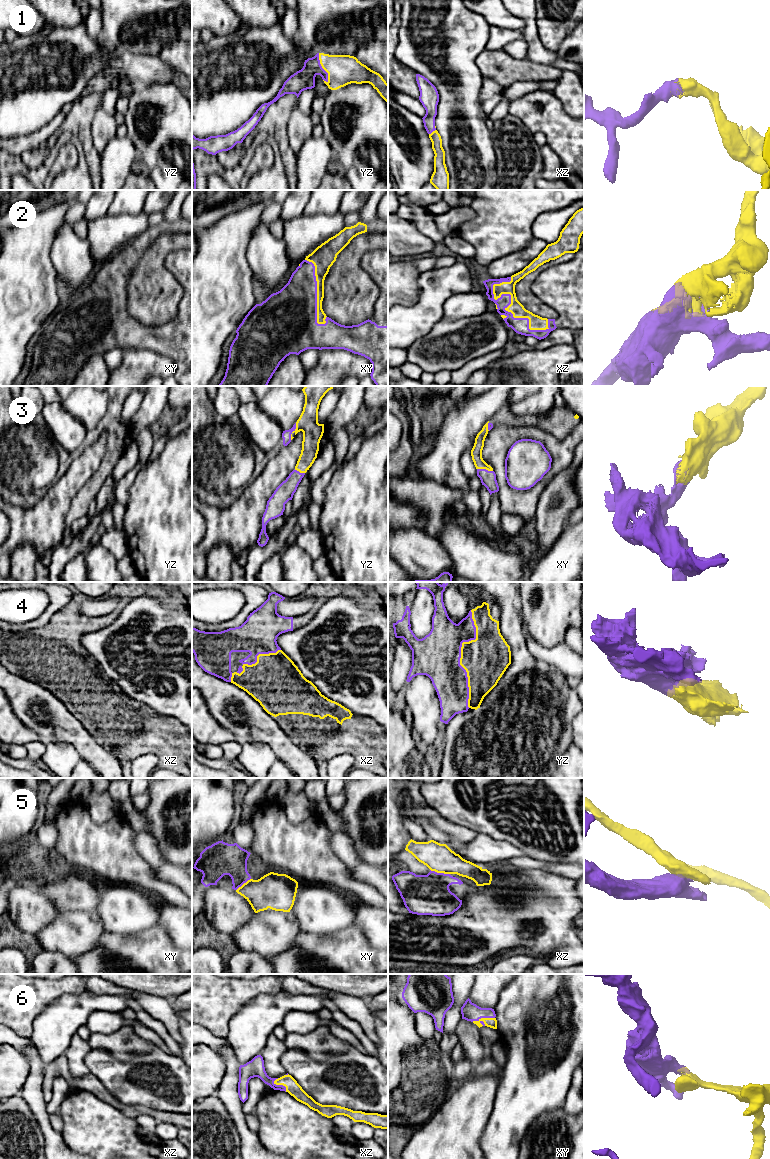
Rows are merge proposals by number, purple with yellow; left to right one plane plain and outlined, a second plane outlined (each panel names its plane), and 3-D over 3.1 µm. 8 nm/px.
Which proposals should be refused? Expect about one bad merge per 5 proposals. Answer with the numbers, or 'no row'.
no row

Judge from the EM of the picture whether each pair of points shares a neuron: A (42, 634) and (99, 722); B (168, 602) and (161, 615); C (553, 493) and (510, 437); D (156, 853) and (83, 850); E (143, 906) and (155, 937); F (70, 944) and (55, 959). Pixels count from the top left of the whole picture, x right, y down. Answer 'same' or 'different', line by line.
A: same
B: different
C: different
D: different
E: different
F: different

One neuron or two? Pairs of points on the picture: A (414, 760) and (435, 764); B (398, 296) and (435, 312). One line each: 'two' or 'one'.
A: two
B: two

